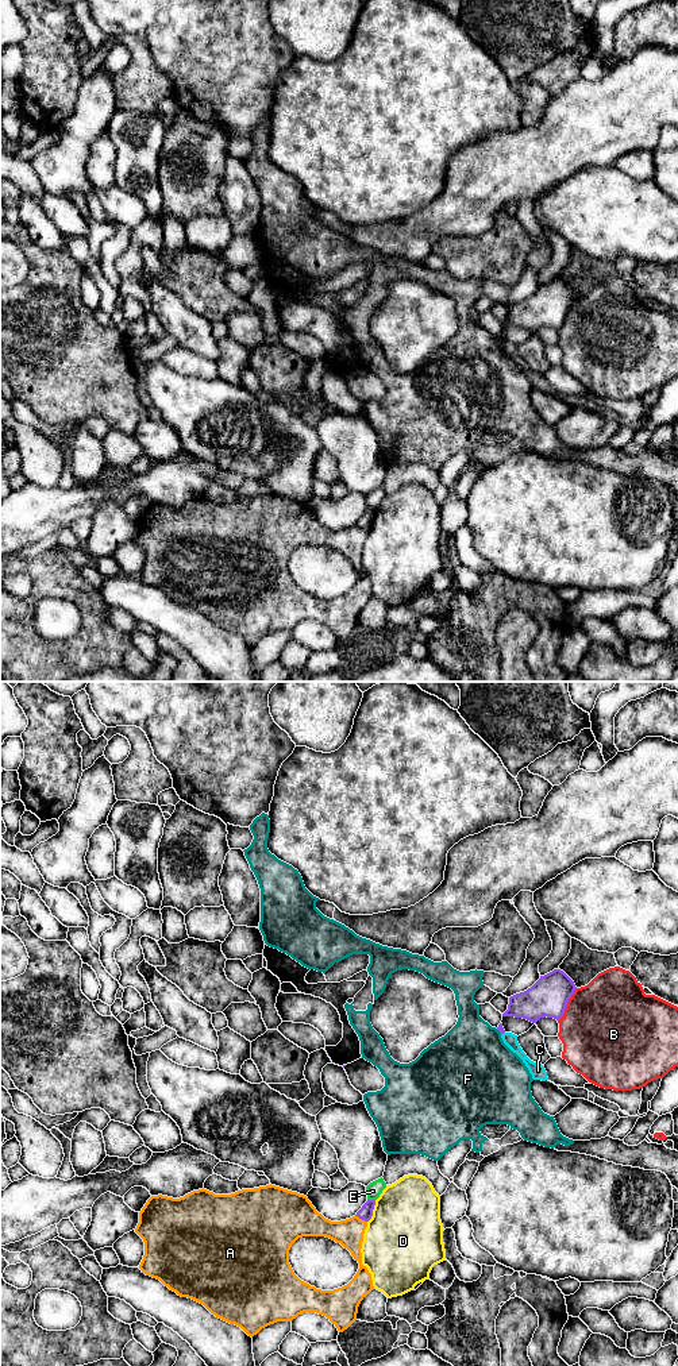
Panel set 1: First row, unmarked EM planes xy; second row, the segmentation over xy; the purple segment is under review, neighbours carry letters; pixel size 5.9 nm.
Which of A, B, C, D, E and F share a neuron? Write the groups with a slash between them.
A / B / C / D / E / F

